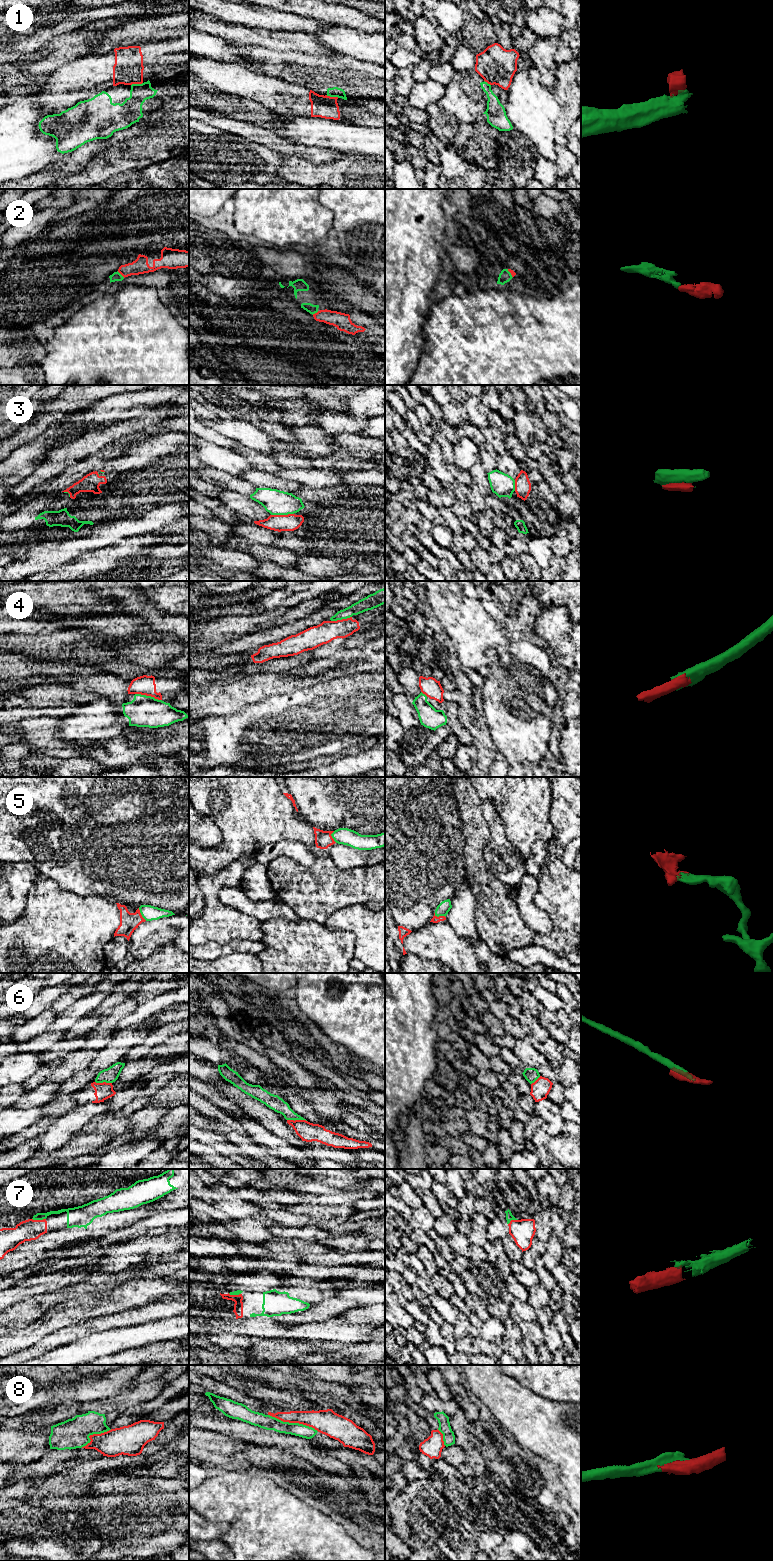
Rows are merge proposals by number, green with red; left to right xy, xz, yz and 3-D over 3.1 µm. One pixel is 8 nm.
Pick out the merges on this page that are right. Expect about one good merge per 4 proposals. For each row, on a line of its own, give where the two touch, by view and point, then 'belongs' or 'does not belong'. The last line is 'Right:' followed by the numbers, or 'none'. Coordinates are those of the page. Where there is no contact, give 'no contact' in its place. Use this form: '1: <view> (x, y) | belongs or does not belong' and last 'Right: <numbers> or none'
1: xy (136, 84) | does not belong
2: xy (120, 274) | belongs
3: xz (282, 514) | does not belong
4: xy (148, 696) | does not belong
5: yz (440, 915) | belongs
6: xz (297, 1119) | does not belong
7: xy (39, 1219) | belongs
8: xz (293, 1423) | does not belong
Right: 2, 5, 7

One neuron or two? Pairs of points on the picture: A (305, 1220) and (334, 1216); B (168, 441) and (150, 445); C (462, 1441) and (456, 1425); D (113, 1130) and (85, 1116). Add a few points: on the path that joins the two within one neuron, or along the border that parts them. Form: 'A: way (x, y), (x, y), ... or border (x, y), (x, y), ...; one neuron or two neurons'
A: border (291, 1211), (297, 1214), (308, 1214), (315, 1220); two neurons
B: way (164, 444), (154, 444); one neuron
C: way (461, 1437), (459, 1429); one neuron
D: border (101, 1115), (98, 1120); two neurons

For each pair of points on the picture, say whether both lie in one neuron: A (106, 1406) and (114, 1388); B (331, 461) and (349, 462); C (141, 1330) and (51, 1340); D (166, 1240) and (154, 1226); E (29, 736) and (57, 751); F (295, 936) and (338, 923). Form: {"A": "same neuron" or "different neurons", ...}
{"A": "different neurons", "B": "same neuron", "C": "different neurons", "D": "different neurons", "E": "same neuron", "F": "different neurons"}

